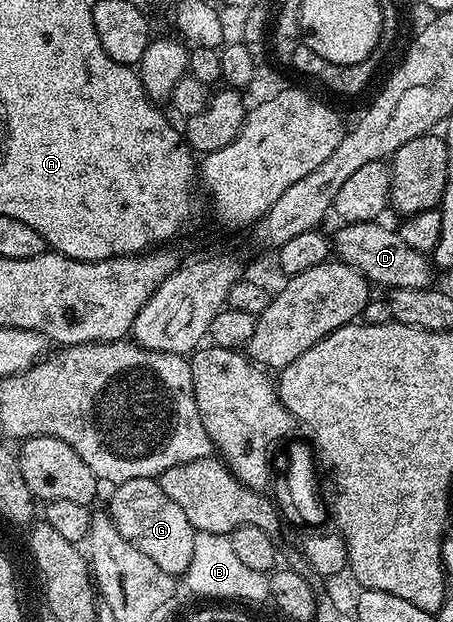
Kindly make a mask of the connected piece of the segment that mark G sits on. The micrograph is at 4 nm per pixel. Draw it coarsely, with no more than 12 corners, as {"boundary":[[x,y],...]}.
{"boundary":[[156,479],[119,484],[106,504],[118,533],[180,577],[196,530]]}

